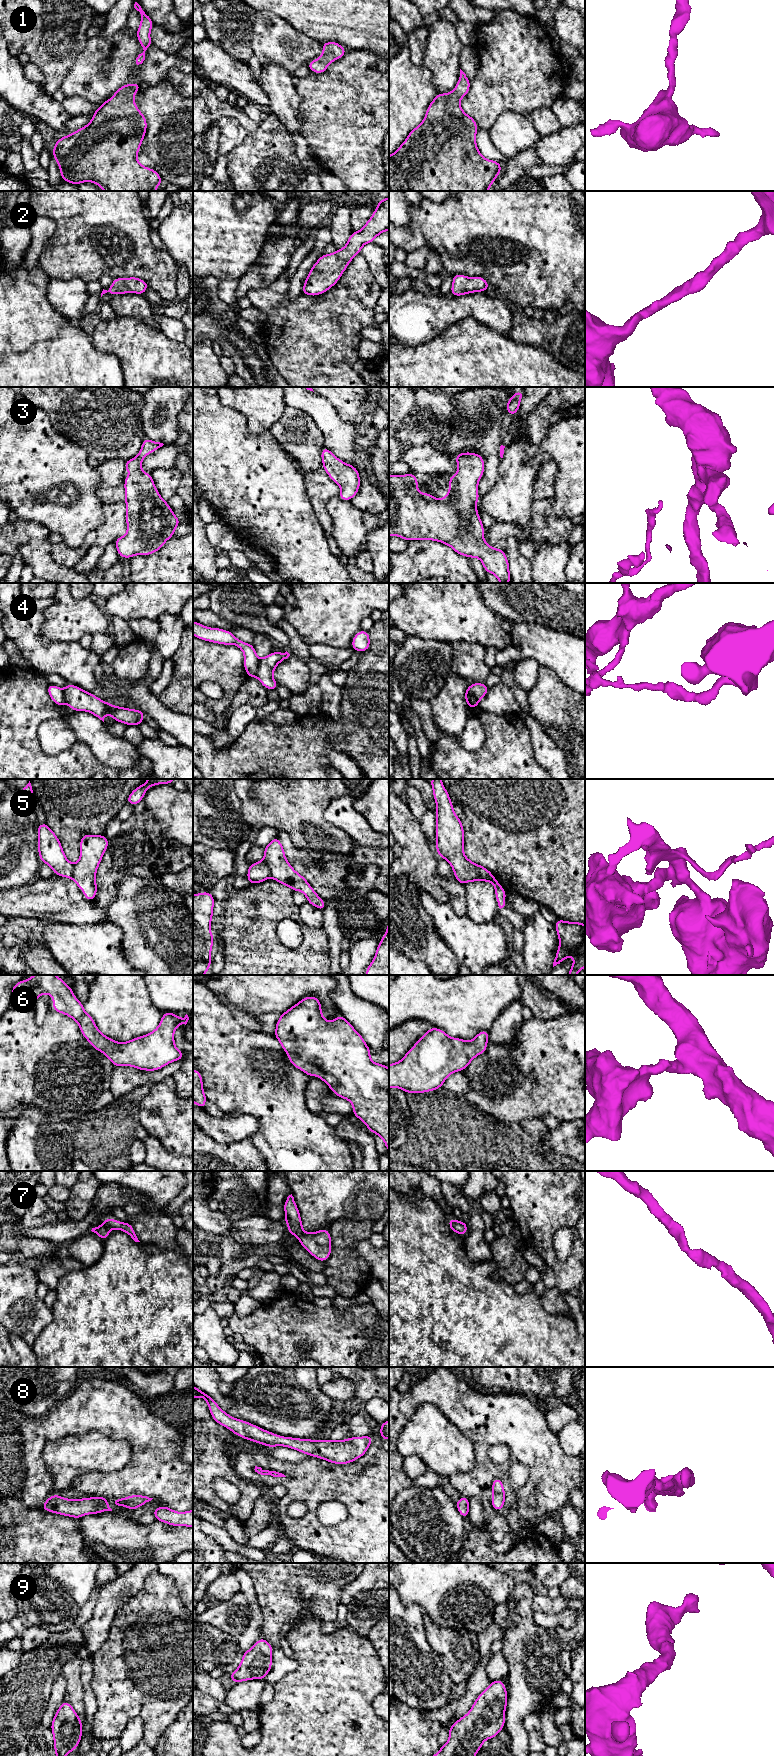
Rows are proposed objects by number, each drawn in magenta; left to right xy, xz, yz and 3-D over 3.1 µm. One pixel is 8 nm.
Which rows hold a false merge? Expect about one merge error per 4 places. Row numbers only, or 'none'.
4, 5

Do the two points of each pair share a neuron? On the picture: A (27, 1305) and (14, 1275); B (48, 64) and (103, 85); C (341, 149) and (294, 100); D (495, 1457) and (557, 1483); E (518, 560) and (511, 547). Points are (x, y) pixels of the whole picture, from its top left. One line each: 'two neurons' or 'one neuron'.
A: one neuron
B: two neurons
C: two neurons
D: two neurons
E: one neuron

